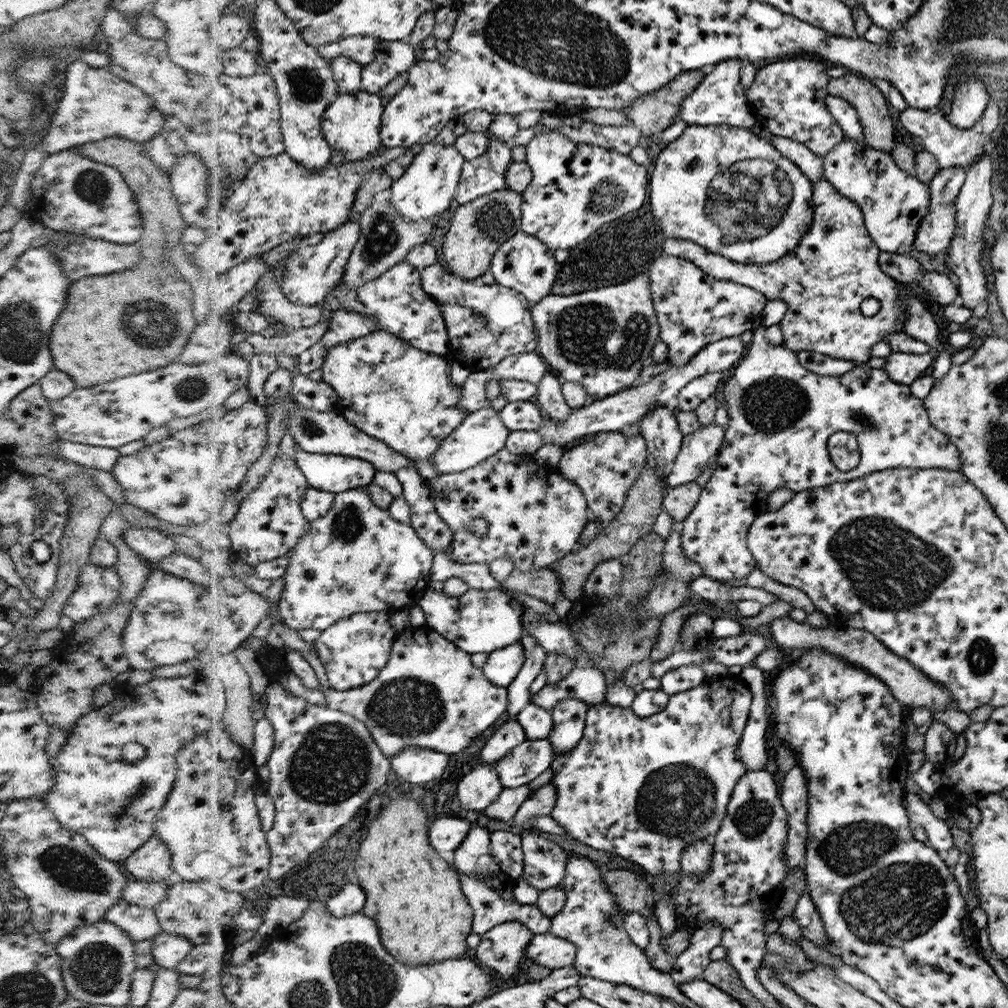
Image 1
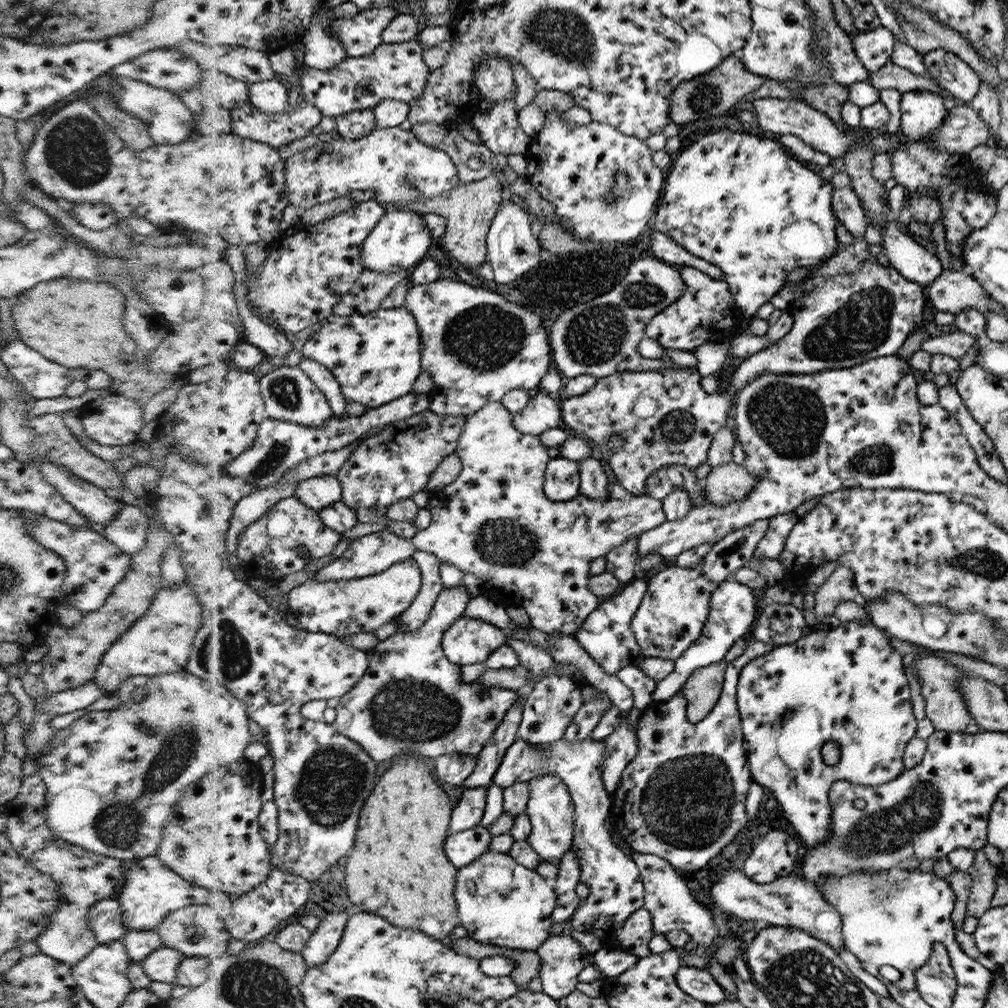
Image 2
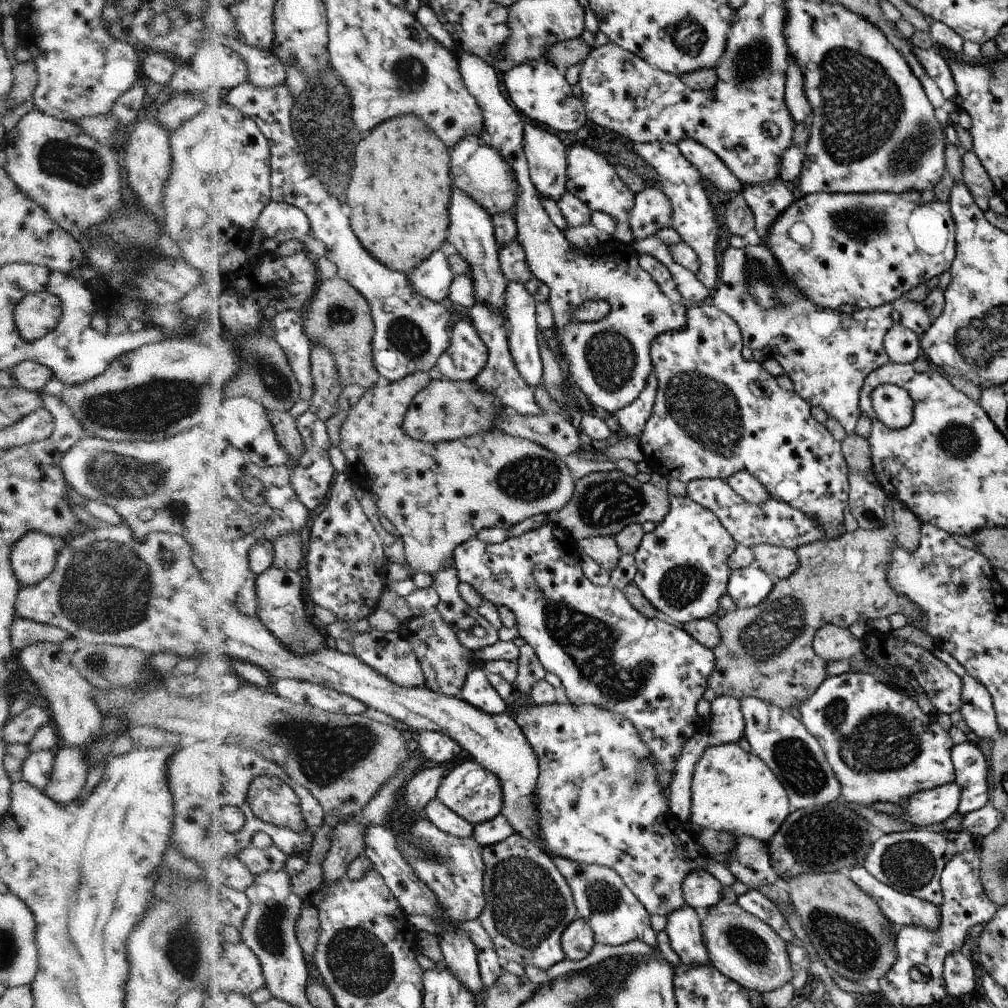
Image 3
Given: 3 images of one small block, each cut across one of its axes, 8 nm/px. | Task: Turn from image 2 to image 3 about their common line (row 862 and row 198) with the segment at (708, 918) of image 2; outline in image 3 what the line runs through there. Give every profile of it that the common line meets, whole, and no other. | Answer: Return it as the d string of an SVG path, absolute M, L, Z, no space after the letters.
M648 185L635 196L629 226L635 240L654 236L658 230L671 226L673 206L664 191Z

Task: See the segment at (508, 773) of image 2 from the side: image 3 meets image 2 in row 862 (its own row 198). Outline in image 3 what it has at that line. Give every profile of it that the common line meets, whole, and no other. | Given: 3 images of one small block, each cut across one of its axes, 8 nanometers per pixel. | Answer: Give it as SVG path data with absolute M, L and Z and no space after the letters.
M572 143L568 146L568 190L594 211L609 214L617 224L613 238L633 244L634 236L629 226L630 212L635 205L635 196L630 187L622 182L617 170L608 163L606 158L582 143Z

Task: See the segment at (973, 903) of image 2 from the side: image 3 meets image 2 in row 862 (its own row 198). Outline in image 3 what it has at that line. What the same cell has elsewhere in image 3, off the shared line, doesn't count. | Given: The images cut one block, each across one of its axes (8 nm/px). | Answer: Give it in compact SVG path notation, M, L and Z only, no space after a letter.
M973 150L965 151L962 157L962 182L969 187L970 194L973 195L977 205L983 211L987 211L989 209L988 200L996 194L995 186Z

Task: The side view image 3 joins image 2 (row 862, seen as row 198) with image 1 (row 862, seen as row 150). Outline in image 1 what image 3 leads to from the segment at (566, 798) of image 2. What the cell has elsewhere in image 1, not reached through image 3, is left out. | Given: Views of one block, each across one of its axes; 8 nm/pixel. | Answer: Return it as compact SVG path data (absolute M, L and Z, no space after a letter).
M536 827L521 834L525 866L522 878L539 891L557 887L565 880L568 854L556 842L542 838Z

